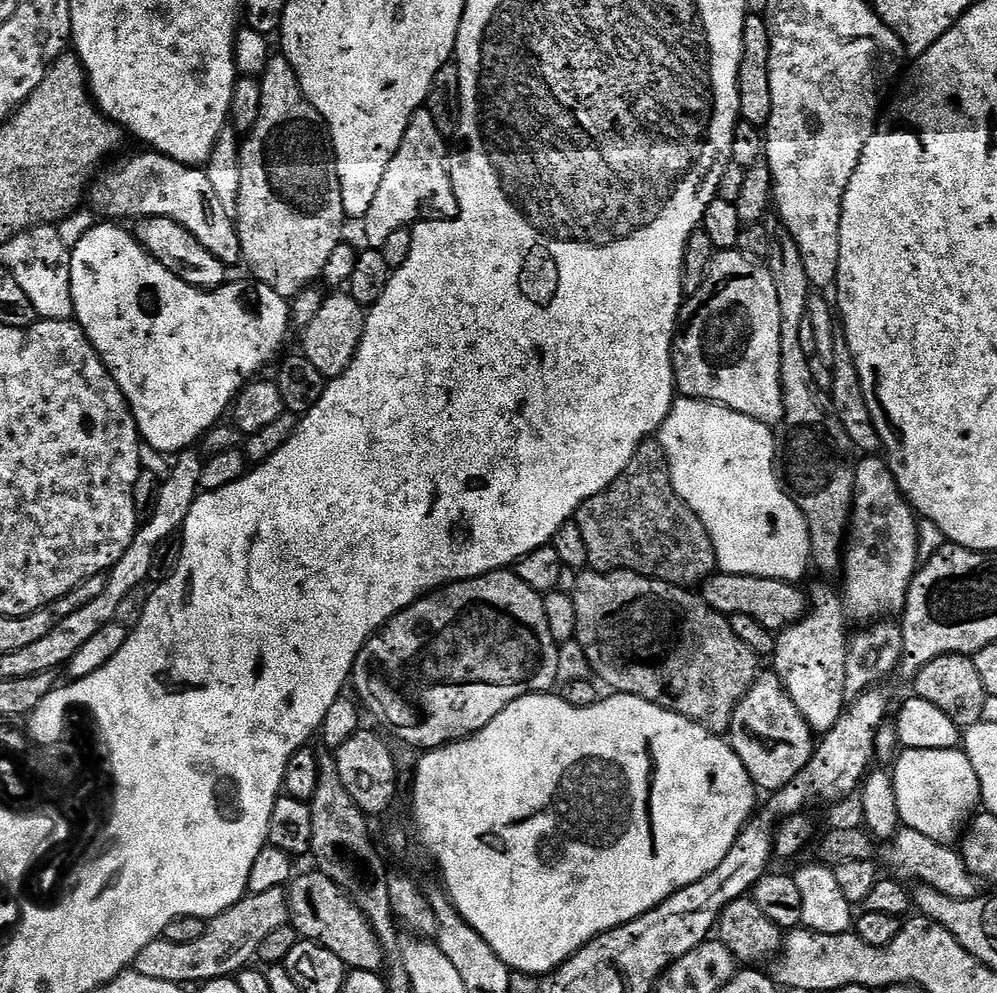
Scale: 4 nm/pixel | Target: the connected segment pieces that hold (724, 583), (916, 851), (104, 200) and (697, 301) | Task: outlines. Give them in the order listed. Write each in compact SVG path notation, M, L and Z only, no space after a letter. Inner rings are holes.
M729 572L709 576L702 585L702 595L704 601L723 616L731 618L734 614L746 614L754 618L754 622L762 622L762 626L777 634L791 624L800 623L810 608L809 597L795 583Z
M901 827L887 848L888 860L897 872L897 877L905 881L912 880L916 884L925 884L955 900L972 900L981 895L981 881L973 876L955 847L940 844L934 838L926 838L926 834L918 834L918 830L913 828Z
M144 150L141 156L132 156L129 160L114 165L105 176L97 175L90 185L86 200L93 212L97 214L105 212L108 215L105 217L116 222L128 222L124 220L130 219L129 221L131 221L133 218L146 216L169 216L174 222L178 222L186 230L190 230L190 234L194 234L194 238L198 238L198 242L202 242L202 246L206 246L206 250L210 250L210 254L214 254L214 258L221 260L225 266L241 263L242 242L238 238L235 219L230 214L226 214L221 200L215 196L214 190L210 186L207 171L201 170L199 167L174 162L160 152Z
M738 250L717 251L698 294L687 297L681 307L676 338L672 341L672 373L681 397L709 400L769 426L779 425L784 419L778 290L774 290L774 278L763 263L746 258Z

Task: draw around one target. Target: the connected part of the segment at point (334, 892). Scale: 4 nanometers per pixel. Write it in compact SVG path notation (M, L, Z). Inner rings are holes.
M319 870L311 871L306 873L305 876L297 875L287 885L288 914L292 927L296 929L303 939L313 940L315 944L322 945L326 950L330 950L330 954L338 954L338 958L342 958L342 962L349 969L362 972L380 972L385 967L386 953L382 945L380 945L380 940L374 934L370 922L362 914L360 907L338 885L330 882L330 878L323 876Z

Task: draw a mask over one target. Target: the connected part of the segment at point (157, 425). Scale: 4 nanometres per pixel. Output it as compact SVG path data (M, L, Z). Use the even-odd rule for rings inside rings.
M116 222L97 223L96 227L90 230L90 234L86 234L86 238L82 238L82 242L78 242L70 249L72 254L70 258L70 290L74 298L74 319L94 346L96 353L100 355L101 362L114 378L116 385L122 390L122 394L128 400L128 405L132 407L132 413L136 419L136 429L140 432L141 441L149 444L156 451L165 454L179 454L191 449L195 445L192 444L195 440L197 443L209 430L221 423L241 388L257 374L263 373L260 371L272 359L275 361L281 355L280 347L283 346L288 332L290 333L290 304L285 297L274 294L274 290L270 290L270 286L260 283L255 278L236 281L233 279L231 282L224 283L221 288L211 290L190 286L186 282L182 282L182 278L178 278L173 272L166 270L166 266L162 266L162 262L154 259L136 241L135 235L129 229L127 232L124 228L127 227Z

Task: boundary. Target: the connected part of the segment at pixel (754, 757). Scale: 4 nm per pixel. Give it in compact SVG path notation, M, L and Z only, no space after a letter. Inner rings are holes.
M764 670L757 675L750 690L734 710L731 732L730 743L738 758L742 758L742 766L746 766L757 789L764 791L765 788L768 794L789 784L812 757L813 730L772 670Z

